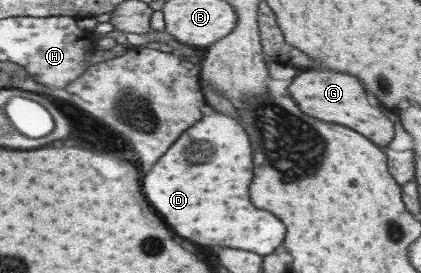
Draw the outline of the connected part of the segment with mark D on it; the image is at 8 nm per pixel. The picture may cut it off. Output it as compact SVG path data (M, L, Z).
M221 113L201 117L197 125L183 133L183 141L175 141L171 149L153 165L153 169L143 177L143 193L157 215L173 227L181 237L197 241L201 245L219 245L231 249L245 249L257 255L273 253L285 239L285 225L271 213L255 209L249 201L249 185L253 179L253 149L249 135L231 117Z

